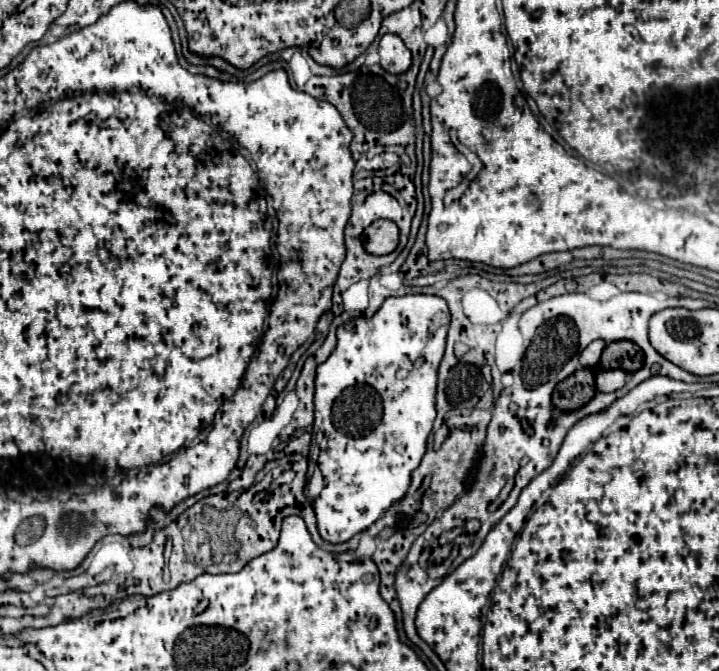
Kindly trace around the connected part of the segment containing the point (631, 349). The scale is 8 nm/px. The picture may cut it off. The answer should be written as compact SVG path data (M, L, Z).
M614 341L608 343L602 351L602 369L622 369L626 373L638 371L644 363L644 355L636 343L630 341Z

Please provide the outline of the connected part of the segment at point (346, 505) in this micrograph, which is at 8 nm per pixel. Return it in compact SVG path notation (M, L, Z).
M402 295L402 297L388 297L382 307L370 317L356 317L348 323L344 323L338 329L338 345L332 351L332 355L318 365L315 378L314 392L314 424L313 434L314 440L320 447L320 457L318 457L318 467L326 479L326 487L324 491L314 499L314 511L318 517L318 531L320 535L330 541L330 543L344 543L348 541L352 535L368 529L378 517L382 517L382 513L398 499L404 497L408 485L410 485L410 475L412 471L420 465L420 459L426 451L426 439L428 433L432 429L434 417L436 417L436 407L434 407L434 395L436 395L436 373L438 373L438 365L440 359L444 355L444 343L446 343L446 331L450 323L451 315L444 299L434 297L434 295Z

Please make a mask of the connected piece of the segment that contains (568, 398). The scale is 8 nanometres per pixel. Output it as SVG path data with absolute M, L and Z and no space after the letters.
M582 368L556 385L552 401L562 411L574 411L584 407L584 403L588 403L594 394L594 372L592 369Z

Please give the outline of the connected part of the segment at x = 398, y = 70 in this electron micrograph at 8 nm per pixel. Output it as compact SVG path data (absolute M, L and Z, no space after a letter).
M384 35L378 45L380 65L394 75L402 75L412 65L412 55L398 35Z

